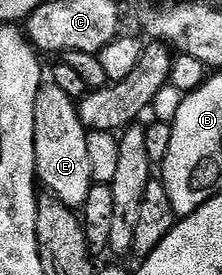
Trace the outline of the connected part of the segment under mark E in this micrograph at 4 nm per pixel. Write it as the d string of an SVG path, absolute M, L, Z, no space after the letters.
M54 82L48 83L39 89L37 94L37 177L38 183L43 184L50 195L56 196L65 206L79 210L89 198L92 186L91 159L89 158L89 142L87 141L88 128L81 122L79 106L72 96L65 94Z

